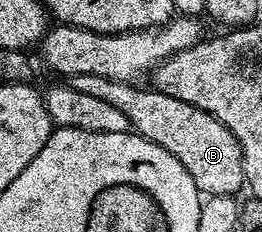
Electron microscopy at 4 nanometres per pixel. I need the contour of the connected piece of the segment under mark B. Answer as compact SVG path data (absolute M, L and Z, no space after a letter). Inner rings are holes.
M72 76L68 79L68 85L76 88L76 92L85 92L87 96L105 100L112 104L112 108L124 112L130 121L130 130L172 152L172 156L176 156L176 160L188 168L188 176L192 176L196 188L203 195L237 195L238 189L243 189L246 177L240 144L236 136L232 136L232 132L228 132L228 128L216 120L216 116L192 104L184 104L184 100L176 100L176 96L168 96L153 88L138 90L142 88L129 82L108 80L104 76Z

